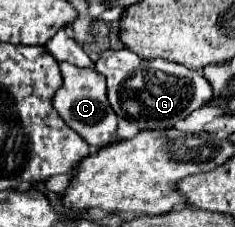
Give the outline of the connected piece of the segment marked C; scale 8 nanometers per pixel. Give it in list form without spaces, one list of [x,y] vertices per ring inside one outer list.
[[[60,63],[60,69],[64,83],[54,95],[54,109],[64,119],[64,123],[72,127],[88,145],[96,145],[96,147],[110,145],[114,141],[118,117],[114,109],[110,109],[110,103],[106,101],[106,79],[100,77],[94,65],[80,69],[70,63]]]

